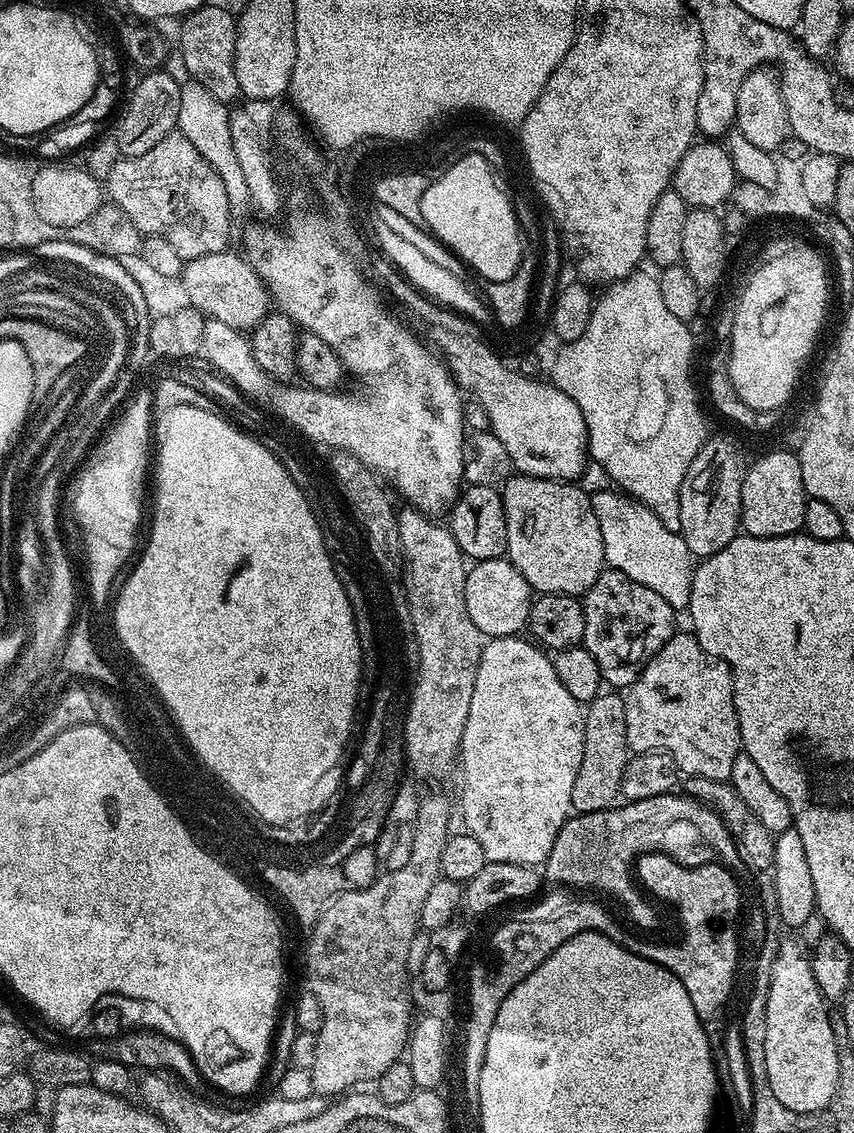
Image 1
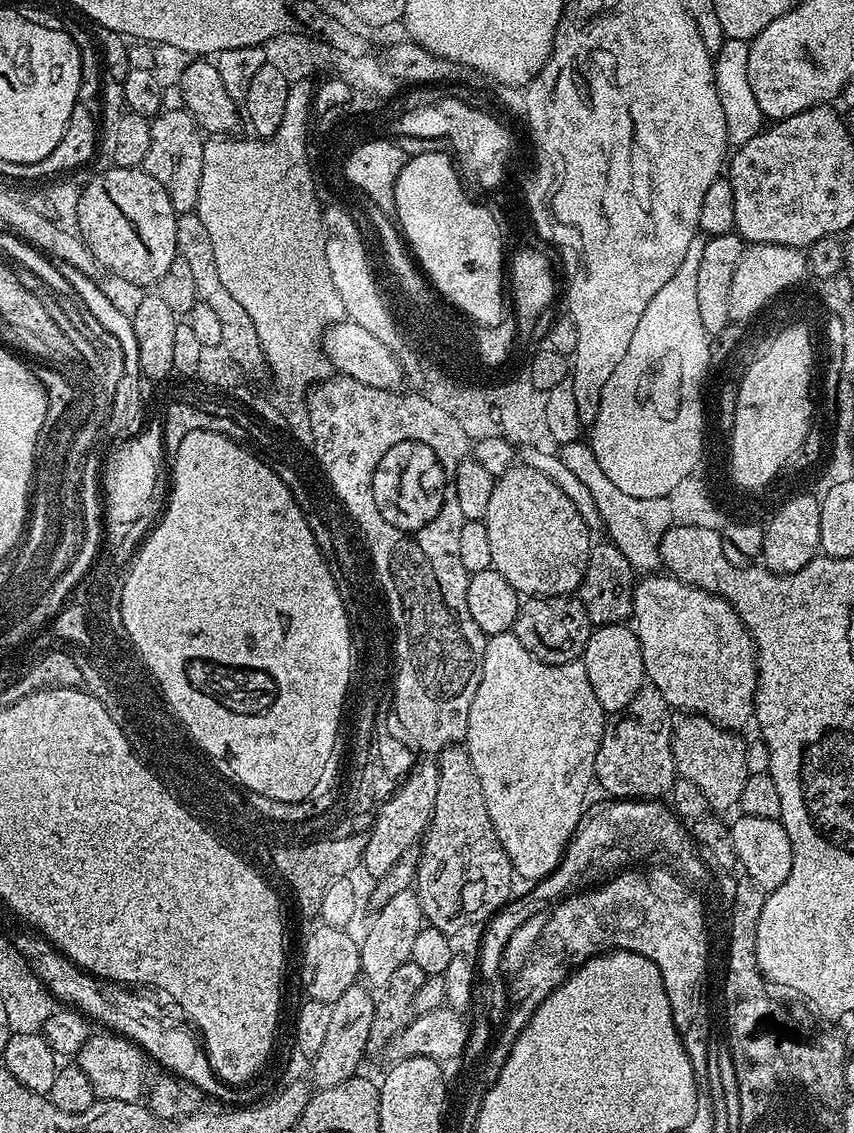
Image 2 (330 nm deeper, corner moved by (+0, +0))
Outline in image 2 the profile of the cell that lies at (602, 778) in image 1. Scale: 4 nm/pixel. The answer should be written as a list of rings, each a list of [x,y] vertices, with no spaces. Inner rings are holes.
[[[645,682],[634,694],[634,702],[615,713],[604,726],[596,755],[595,783],[612,798],[647,800],[664,798],[678,779],[672,753],[674,712],[668,707],[662,690]]]

